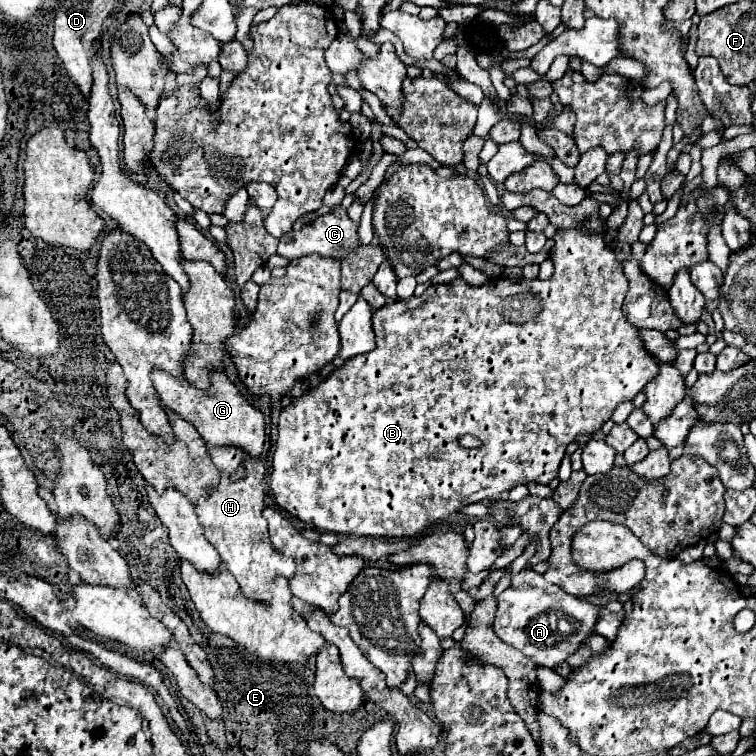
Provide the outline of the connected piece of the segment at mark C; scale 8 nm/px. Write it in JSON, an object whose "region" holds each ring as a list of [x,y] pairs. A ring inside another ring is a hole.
{"region":[[[334,205],[330,207],[328,213],[316,217],[310,225],[306,225],[304,229],[300,231],[290,231],[286,235],[280,237],[280,245],[278,245],[278,255],[284,257],[284,259],[298,259],[302,255],[312,255],[312,253],[318,253],[322,257],[336,257],[336,259],[343,259],[354,251],[356,247],[360,247],[360,239],[358,239],[358,223],[354,223],[350,217],[348,217],[348,211],[346,207],[342,205]]]}

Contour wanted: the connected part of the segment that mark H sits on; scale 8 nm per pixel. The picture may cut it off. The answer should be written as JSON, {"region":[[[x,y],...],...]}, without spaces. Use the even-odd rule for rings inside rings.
{"region":[[[208,447],[208,451],[212,457],[212,463],[220,471],[220,485],[212,491],[212,495],[208,499],[202,499],[196,513],[198,513],[198,521],[202,523],[202,527],[206,531],[206,539],[220,551],[222,561],[226,563],[226,567],[232,571],[232,575],[240,583],[242,593],[254,601],[262,601],[264,605],[274,603],[274,607],[278,607],[280,603],[290,603],[290,607],[300,615],[320,611],[318,607],[312,607],[310,603],[304,603],[296,596],[293,596],[292,606],[292,592],[289,582],[296,573],[294,559],[290,559],[274,549],[270,535],[268,535],[268,523],[262,517],[264,497],[266,497],[266,467],[264,467],[264,463],[260,459],[248,457],[246,453],[242,453],[236,447],[232,447],[232,449]],[[238,469],[244,469],[246,475],[242,479],[234,481],[232,475]]]}

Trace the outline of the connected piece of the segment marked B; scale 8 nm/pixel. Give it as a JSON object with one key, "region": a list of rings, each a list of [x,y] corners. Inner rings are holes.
{"region":[[[580,223],[578,227],[570,227],[570,229],[560,229],[556,231],[554,235],[554,241],[556,245],[552,247],[552,255],[550,259],[554,261],[554,275],[548,279],[548,281],[540,281],[540,279],[534,279],[534,281],[526,281],[526,279],[520,279],[516,283],[508,281],[508,279],[502,279],[502,277],[496,277],[496,279],[488,279],[488,283],[484,283],[482,287],[474,287],[474,285],[468,285],[462,277],[454,279],[452,283],[442,283],[442,285],[432,285],[424,295],[416,297],[408,297],[408,299],[396,299],[394,303],[386,303],[382,309],[374,311],[372,315],[372,325],[374,325],[374,335],[376,335],[376,347],[370,351],[370,353],[364,353],[364,355],[358,355],[358,357],[352,357],[350,361],[344,361],[344,365],[340,365],[338,369],[334,369],[328,377],[324,377],[314,389],[308,389],[302,397],[296,397],[290,405],[282,407],[282,413],[280,413],[280,419],[278,419],[278,441],[276,441],[276,451],[274,451],[274,471],[270,475],[270,489],[276,497],[276,503],[290,511],[294,517],[322,529],[322,531],[330,531],[330,533],[344,533],[344,535],[356,535],[356,537],[378,537],[378,539],[402,539],[402,537],[416,537],[418,533],[422,533],[428,525],[440,521],[440,519],[446,519],[450,513],[456,513],[460,511],[464,505],[472,503],[478,503],[480,501],[486,501],[486,499],[498,499],[504,491],[510,491],[514,485],[518,483],[528,483],[528,481],[536,481],[536,483],[544,483],[548,485],[556,475],[558,475],[558,467],[560,467],[560,461],[566,453],[566,447],[568,443],[572,443],[578,435],[582,433],[594,433],[602,427],[604,421],[610,419],[614,407],[620,403],[620,401],[626,401],[626,399],[632,399],[634,395],[638,395],[648,381],[652,381],[656,375],[658,375],[658,369],[660,369],[660,363],[654,355],[650,355],[648,349],[644,349],[644,341],[640,337],[640,329],[630,325],[630,321],[626,321],[626,315],[622,313],[622,301],[628,293],[628,281],[626,281],[626,275],[622,273],[622,263],[616,261],[616,253],[612,247],[608,247],[606,239],[604,239],[604,233],[598,233],[598,231],[588,231],[588,227],[584,223]],[[464,433],[470,433],[474,437],[478,437],[482,441],[482,447],[478,449],[464,449],[458,445],[458,437],[464,435]]]}

